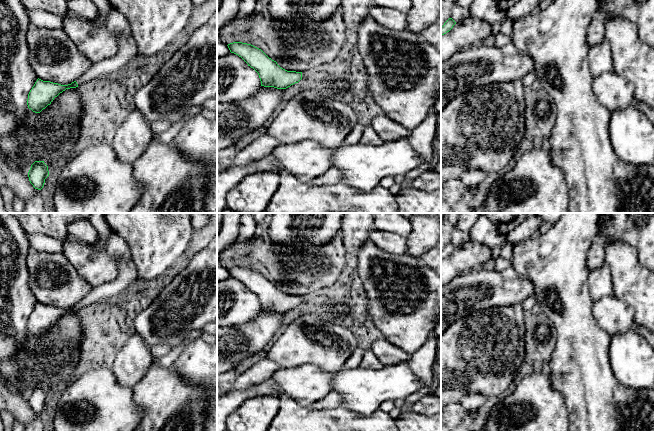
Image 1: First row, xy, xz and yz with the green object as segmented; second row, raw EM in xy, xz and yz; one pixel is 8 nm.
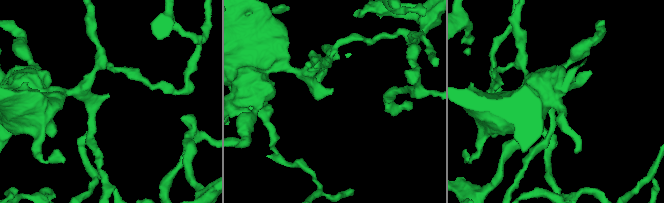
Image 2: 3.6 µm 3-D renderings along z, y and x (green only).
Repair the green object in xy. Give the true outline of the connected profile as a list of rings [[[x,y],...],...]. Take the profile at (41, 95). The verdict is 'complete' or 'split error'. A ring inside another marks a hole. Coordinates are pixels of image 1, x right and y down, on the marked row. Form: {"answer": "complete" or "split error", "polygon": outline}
{"answer": "split error", "polygon": [[[112,8],[105,22],[105,27],[118,35],[119,52],[112,58],[93,62],[88,71],[68,85],[43,81],[38,78],[28,94],[27,105],[29,109],[40,113],[66,89],[80,87],[97,77],[115,72],[137,54],[137,46],[129,22],[120,12]]]}

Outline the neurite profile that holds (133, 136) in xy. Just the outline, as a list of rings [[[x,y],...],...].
[[[135,108],[117,129],[111,146],[120,161],[133,164],[147,149],[152,137],[150,122]]]

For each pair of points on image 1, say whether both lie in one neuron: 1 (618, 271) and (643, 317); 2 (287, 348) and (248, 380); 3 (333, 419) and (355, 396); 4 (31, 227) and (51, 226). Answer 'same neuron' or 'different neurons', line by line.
1: same neuron
2: different neurons
3: different neurons
4: same neuron

